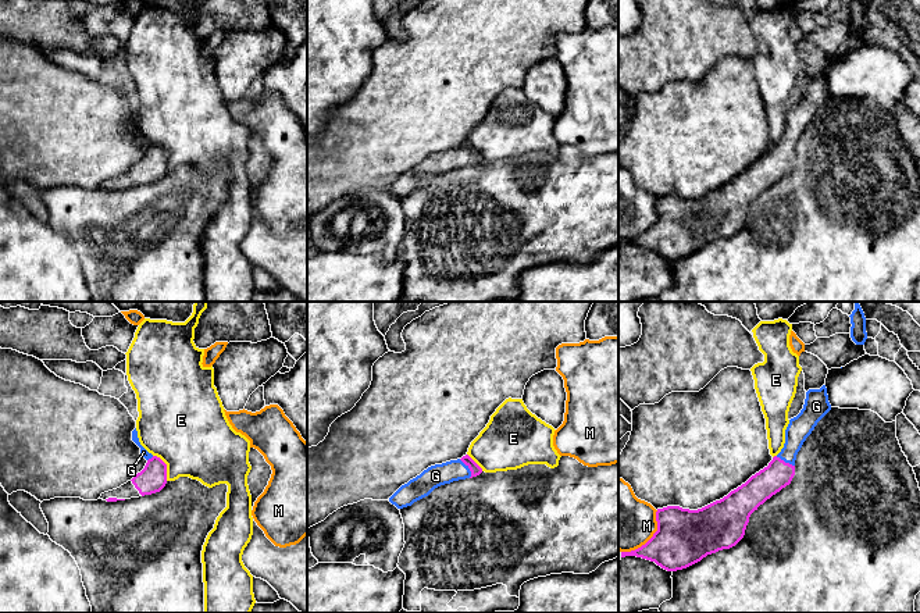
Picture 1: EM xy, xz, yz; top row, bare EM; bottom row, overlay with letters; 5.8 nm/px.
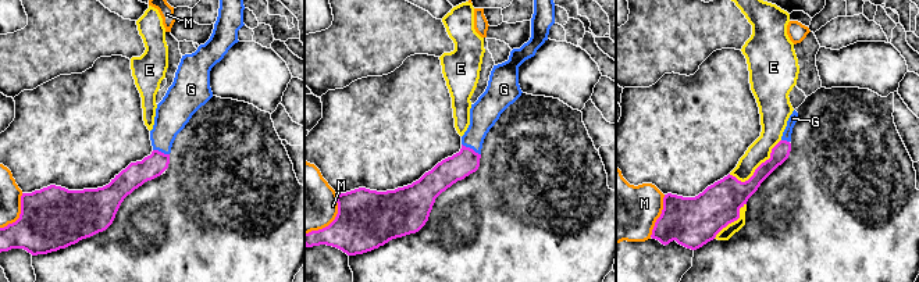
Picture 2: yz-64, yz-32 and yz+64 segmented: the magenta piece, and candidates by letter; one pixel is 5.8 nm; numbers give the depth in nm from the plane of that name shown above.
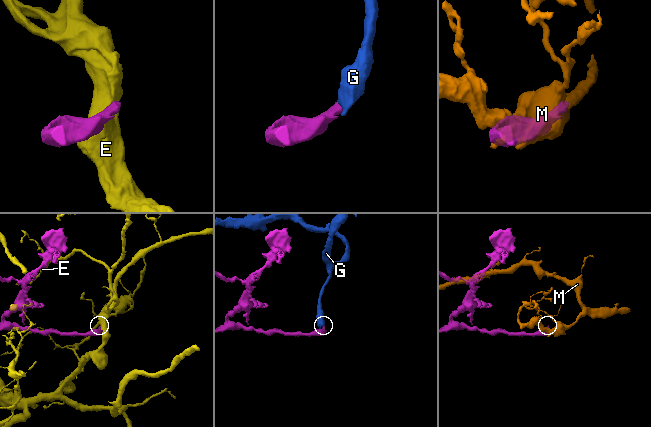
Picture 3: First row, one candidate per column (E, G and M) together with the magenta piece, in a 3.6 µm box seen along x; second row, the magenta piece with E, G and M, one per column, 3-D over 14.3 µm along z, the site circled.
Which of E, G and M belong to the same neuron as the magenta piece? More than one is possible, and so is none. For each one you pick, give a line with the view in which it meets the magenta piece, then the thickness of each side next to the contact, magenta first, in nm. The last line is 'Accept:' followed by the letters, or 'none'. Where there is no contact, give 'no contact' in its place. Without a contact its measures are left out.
G: contact in xz; calibres 70 and 130 nm
Accept: G

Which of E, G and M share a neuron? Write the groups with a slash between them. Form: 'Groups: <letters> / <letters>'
Groups: E / G / M

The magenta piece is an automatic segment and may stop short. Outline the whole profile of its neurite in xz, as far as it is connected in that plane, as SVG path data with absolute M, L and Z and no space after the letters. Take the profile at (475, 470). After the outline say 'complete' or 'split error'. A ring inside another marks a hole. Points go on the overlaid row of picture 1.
M468 456L435 464L424 470L420 475L402 485L389 502L397 509L411 506L414 502L428 496L435 488L453 481L477 477L482 468Z; split error

